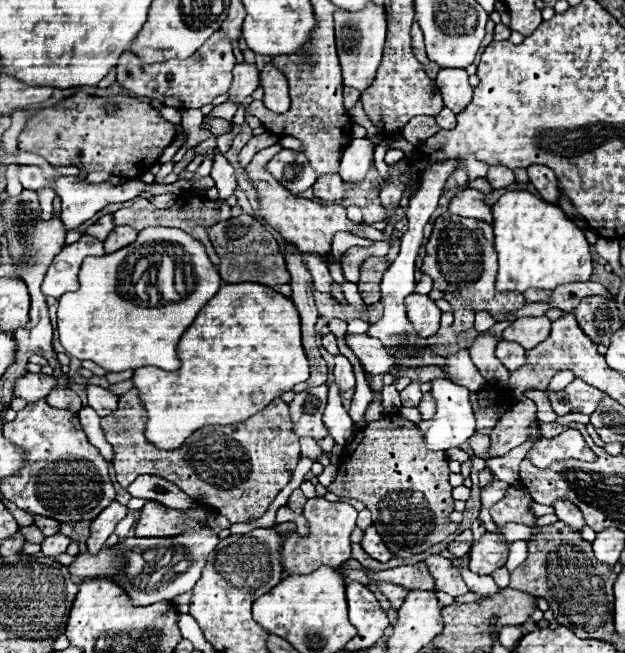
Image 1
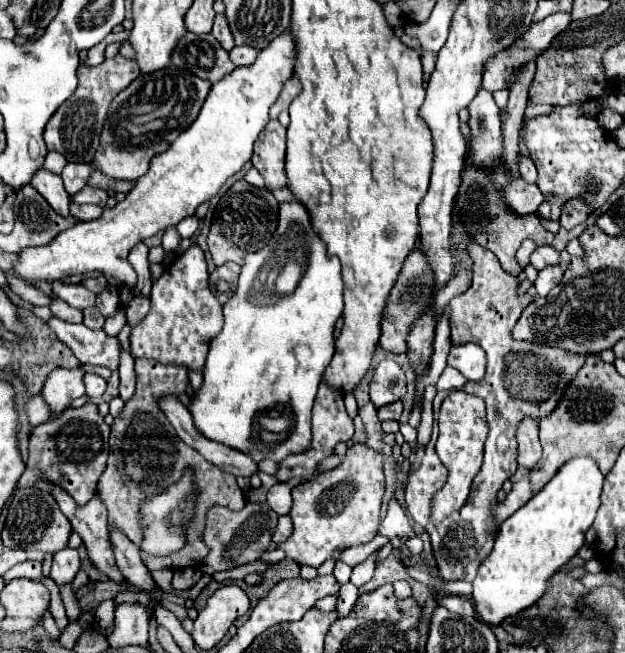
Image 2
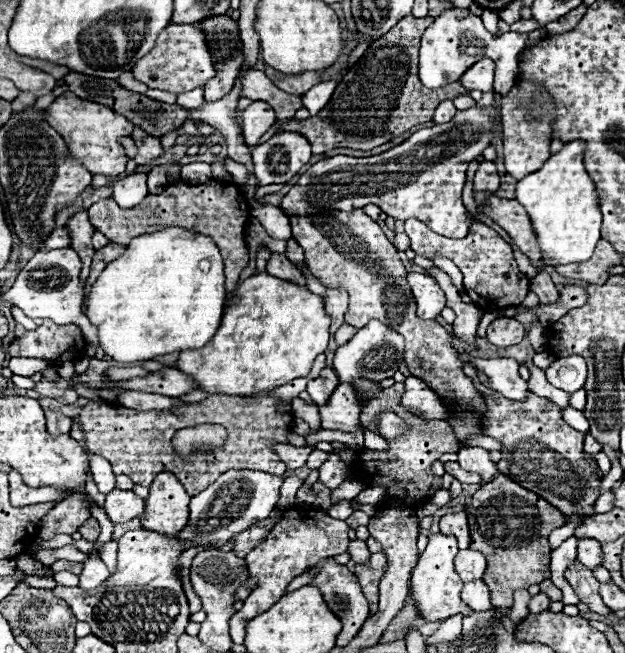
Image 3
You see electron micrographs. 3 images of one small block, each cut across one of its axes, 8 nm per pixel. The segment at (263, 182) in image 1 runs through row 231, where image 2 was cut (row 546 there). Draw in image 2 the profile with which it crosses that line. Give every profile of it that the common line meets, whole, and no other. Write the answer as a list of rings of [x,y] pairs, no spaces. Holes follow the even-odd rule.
[[[354,444],[348,448],[340,466],[318,474],[310,482],[294,486],[294,504],[290,510],[294,532],[280,544],[286,558],[296,560],[300,566],[308,564],[318,568],[324,560],[332,558],[336,550],[370,542],[380,526],[380,504],[384,494],[382,462],[376,450],[366,444]]]

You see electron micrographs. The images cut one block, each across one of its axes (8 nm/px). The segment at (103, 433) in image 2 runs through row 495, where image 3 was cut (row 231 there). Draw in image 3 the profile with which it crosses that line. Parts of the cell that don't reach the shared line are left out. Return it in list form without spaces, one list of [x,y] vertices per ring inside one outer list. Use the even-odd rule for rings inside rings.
[[[88,210],[76,212],[74,216],[68,218],[66,228],[70,230],[70,248],[76,250],[76,254],[82,260],[82,272],[80,272],[80,284],[86,282],[88,278],[88,270],[90,270],[90,262],[94,256],[94,248],[92,248],[92,234],[94,234],[94,226],[88,220]]]

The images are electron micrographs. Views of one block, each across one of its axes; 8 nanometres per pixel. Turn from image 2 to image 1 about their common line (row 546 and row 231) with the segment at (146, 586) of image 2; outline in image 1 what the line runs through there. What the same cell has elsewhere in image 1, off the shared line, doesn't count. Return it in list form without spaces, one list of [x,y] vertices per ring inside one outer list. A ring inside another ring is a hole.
[[[116,226],[114,232],[104,240],[104,250],[110,254],[110,252],[116,252],[128,244],[132,244],[136,240],[138,232],[132,230],[132,226]]]

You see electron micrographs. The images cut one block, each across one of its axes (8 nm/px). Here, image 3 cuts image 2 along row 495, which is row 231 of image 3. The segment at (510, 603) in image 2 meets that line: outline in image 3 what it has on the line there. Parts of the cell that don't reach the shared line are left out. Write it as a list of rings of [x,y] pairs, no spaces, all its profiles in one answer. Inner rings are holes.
[[[582,140],[564,144],[564,148],[552,154],[540,170],[526,174],[516,186],[516,200],[520,200],[532,220],[546,266],[556,266],[556,262],[584,262],[592,256],[600,240],[600,200],[596,186],[584,168],[584,150],[586,142]]]

